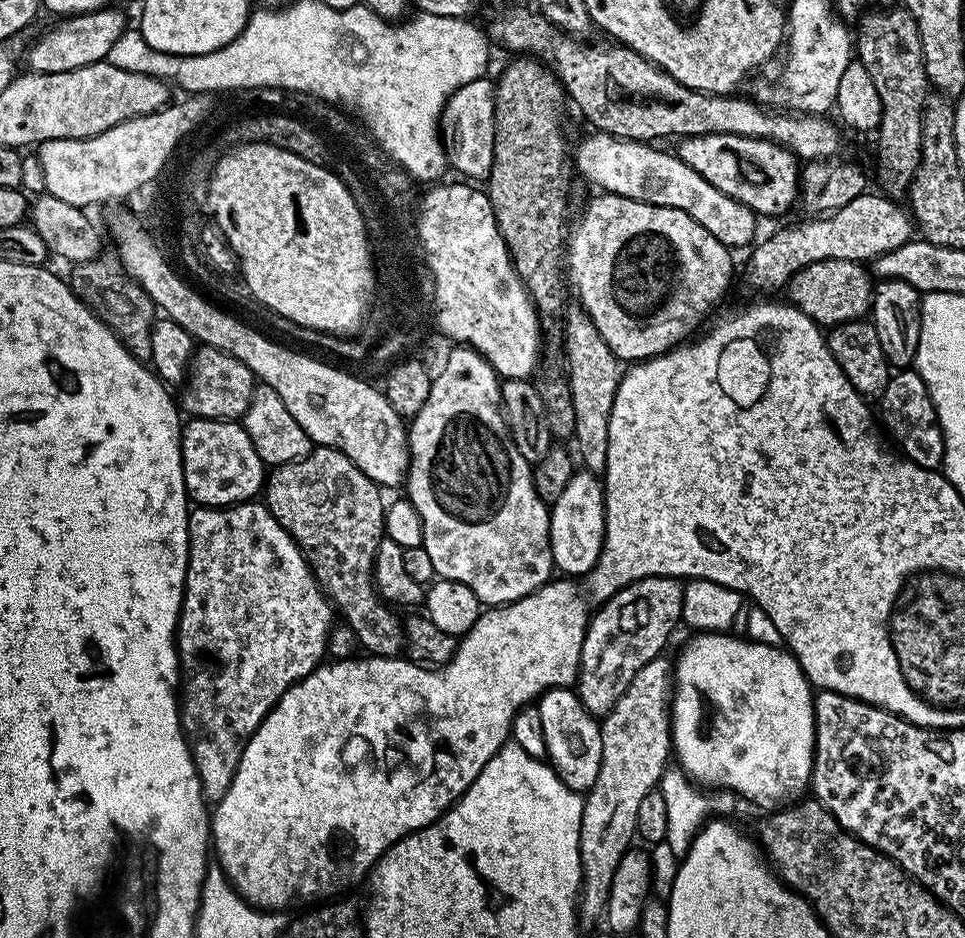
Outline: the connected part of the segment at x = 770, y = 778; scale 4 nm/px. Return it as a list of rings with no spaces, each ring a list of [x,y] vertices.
[[[700,632],[699,634],[693,635],[696,636],[692,641],[689,642],[688,645],[685,646],[684,649],[680,652],[680,657],[675,658],[674,660],[674,691],[671,693],[671,711],[670,711],[670,719],[672,722],[672,746],[674,749],[674,756],[680,759],[679,767],[683,769],[684,772],[687,773],[687,777],[689,780],[695,782],[697,785],[703,786],[708,790],[727,790],[729,792],[736,793],[737,797],[743,798],[744,796],[748,800],[753,800],[754,803],[757,804],[760,808],[768,808],[764,810],[779,810],[782,808],[789,807],[797,801],[801,799],[800,796],[805,791],[806,793],[810,788],[810,781],[812,778],[812,762],[813,762],[813,748],[815,746],[815,710],[812,705],[814,699],[814,689],[811,684],[808,683],[808,680],[804,676],[804,671],[802,670],[802,666],[799,662],[796,661],[795,656],[792,655],[791,652],[788,651],[787,647],[777,646],[775,644],[763,644],[760,641],[751,640],[748,638],[742,638],[739,640],[738,637],[732,636],[733,634],[729,634],[728,632]]]

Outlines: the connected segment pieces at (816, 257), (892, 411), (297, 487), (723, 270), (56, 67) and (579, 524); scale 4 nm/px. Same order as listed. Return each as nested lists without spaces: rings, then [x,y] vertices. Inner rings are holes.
[[[865,192],[858,198],[852,199],[838,209],[818,218],[790,226],[776,231],[766,240],[759,242],[751,249],[750,264],[748,266],[748,282],[758,292],[780,291],[787,285],[788,280],[806,265],[812,265],[816,261],[842,260],[856,263],[870,262],[890,250],[899,248],[914,236],[914,222],[909,213],[896,204],[891,197]]]
[[[896,370],[888,377],[886,390],[880,395],[878,401],[878,416],[884,419],[884,424],[888,427],[888,432],[900,443],[899,451],[908,459],[913,460],[918,466],[923,468],[939,469],[944,462],[944,431],[940,428],[940,423],[936,417],[936,407],[928,393],[926,382],[914,370]]]
[[[319,445],[308,455],[277,465],[269,473],[264,487],[264,503],[303,550],[320,588],[337,613],[344,615],[361,646],[367,648],[364,650],[373,656],[397,657],[406,644],[403,623],[386,608],[387,603],[377,592],[374,579],[376,554],[385,537],[386,502],[382,500],[381,493],[381,487],[360,471],[342,451]]]
[[[596,194],[596,197],[584,208],[584,213],[580,216],[580,221],[576,224],[576,229],[571,229],[566,240],[566,280],[576,291],[579,307],[584,309],[584,313],[591,318],[598,334],[610,346],[610,350],[615,354],[617,360],[621,362],[639,362],[650,360],[653,356],[663,356],[665,352],[677,347],[681,342],[687,341],[688,336],[708,315],[712,312],[712,307],[723,298],[728,292],[728,283],[732,280],[732,256],[728,245],[718,242],[710,230],[706,230],[690,214],[682,210],[674,210],[666,206],[654,206],[646,202],[638,202],[634,198],[622,198],[621,196],[610,196],[607,194]]]
[[[105,6],[95,12],[82,12],[69,15],[61,24],[48,28],[36,41],[31,41],[26,52],[27,67],[33,72],[42,74],[62,74],[66,70],[74,70],[82,66],[90,66],[99,60],[111,57],[110,46],[120,40],[125,31],[124,16],[116,8]]]
[[[585,468],[579,469],[573,473],[570,482],[566,484],[566,489],[562,490],[561,497],[555,500],[549,511],[548,533],[555,569],[563,575],[574,578],[586,576],[600,556],[604,532],[603,485],[595,473]]]

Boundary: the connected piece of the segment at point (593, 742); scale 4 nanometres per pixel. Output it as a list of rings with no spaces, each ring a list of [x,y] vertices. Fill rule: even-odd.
[[[571,687],[551,688],[538,701],[542,714],[542,731],[546,733],[547,759],[556,777],[570,790],[584,794],[598,782],[598,766],[602,766],[601,721],[586,710],[579,695]]]

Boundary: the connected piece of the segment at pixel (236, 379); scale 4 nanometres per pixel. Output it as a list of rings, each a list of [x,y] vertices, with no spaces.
[[[200,346],[192,353],[186,383],[182,388],[184,393],[178,396],[178,404],[192,418],[239,421],[249,408],[255,387],[256,379],[246,364],[220,349]]]

